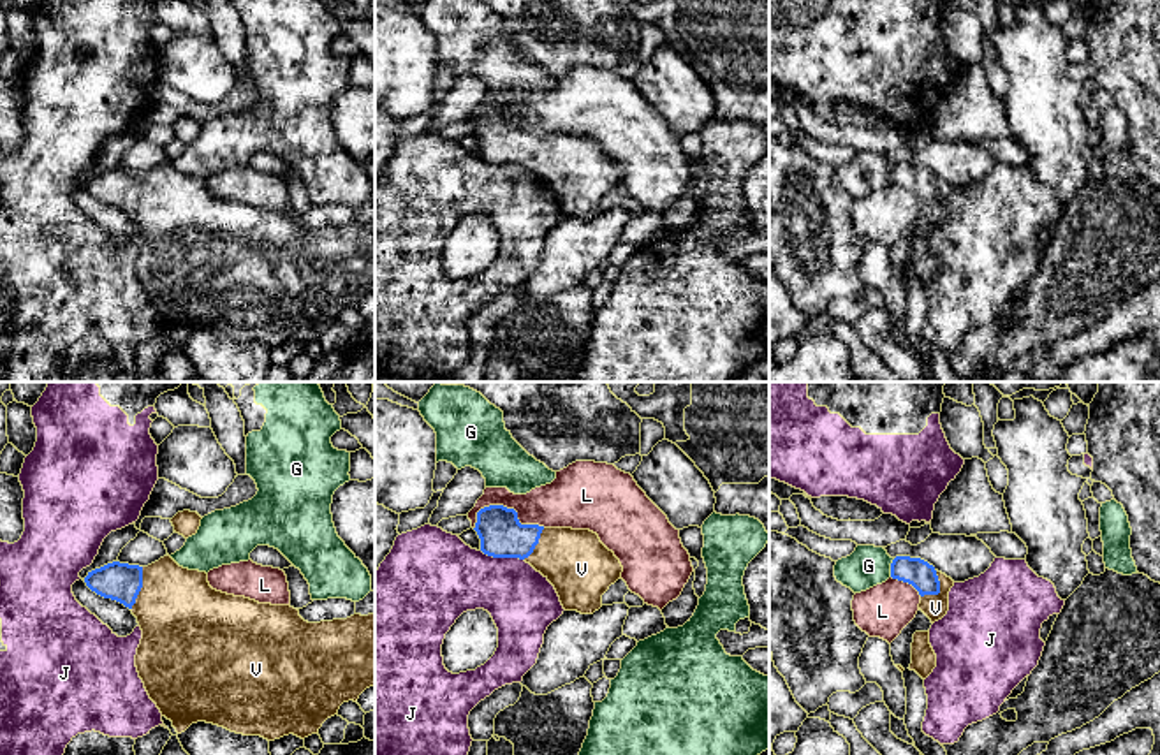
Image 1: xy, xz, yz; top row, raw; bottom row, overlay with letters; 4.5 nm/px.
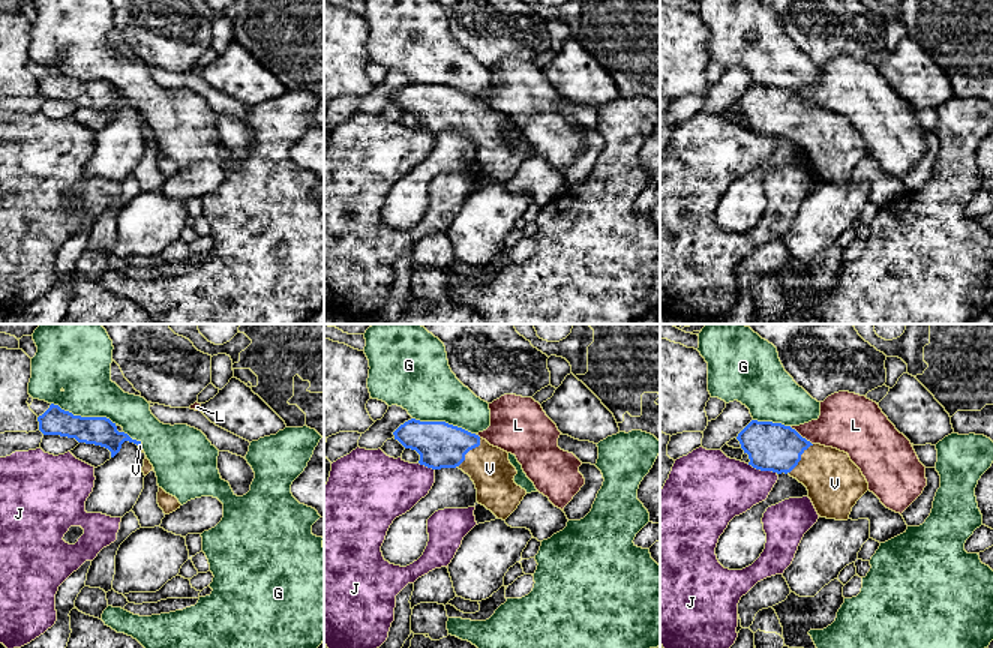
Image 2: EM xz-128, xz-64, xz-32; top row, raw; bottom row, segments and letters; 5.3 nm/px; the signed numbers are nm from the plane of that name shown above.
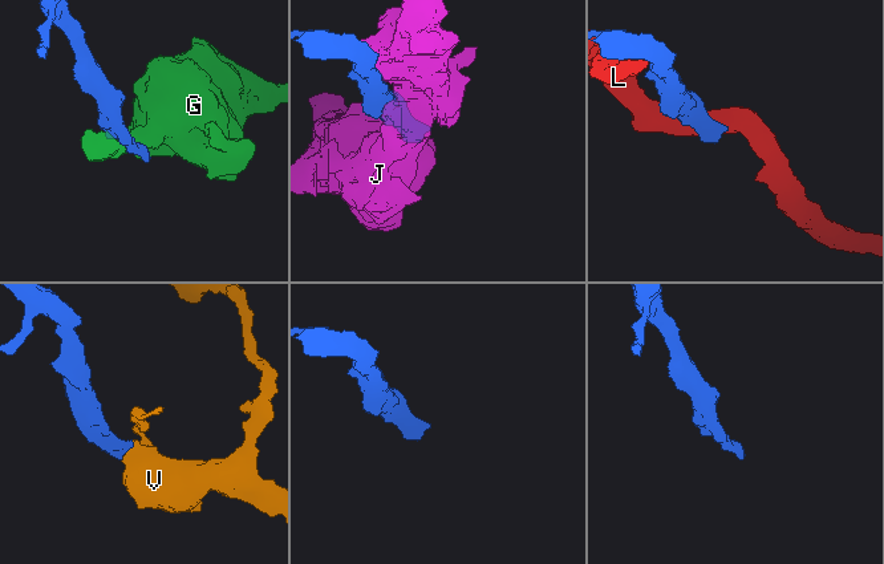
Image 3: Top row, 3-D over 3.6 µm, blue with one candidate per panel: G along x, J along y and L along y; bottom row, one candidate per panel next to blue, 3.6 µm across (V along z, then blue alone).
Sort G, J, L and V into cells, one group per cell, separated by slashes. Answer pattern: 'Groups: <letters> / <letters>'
Groups: G / J / L / V

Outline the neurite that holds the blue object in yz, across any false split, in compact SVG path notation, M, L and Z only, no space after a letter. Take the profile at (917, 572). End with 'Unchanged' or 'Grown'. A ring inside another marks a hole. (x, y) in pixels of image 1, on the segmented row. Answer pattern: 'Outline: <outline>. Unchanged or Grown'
Outline: M896 556L891 577L912 584L919 595L919 609L931 619L942 619L949 611L949 591L954 581L921 558Z. Grown

